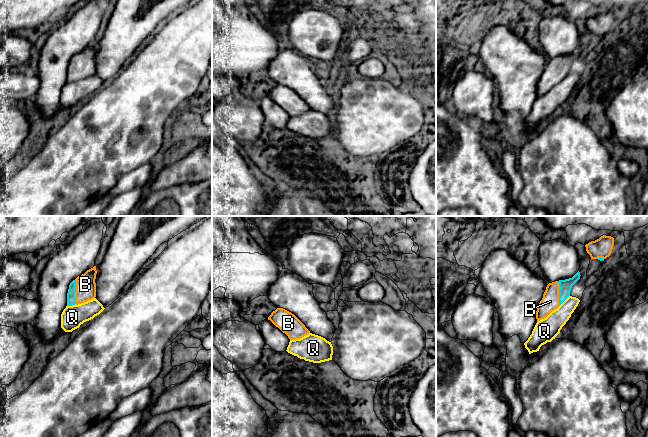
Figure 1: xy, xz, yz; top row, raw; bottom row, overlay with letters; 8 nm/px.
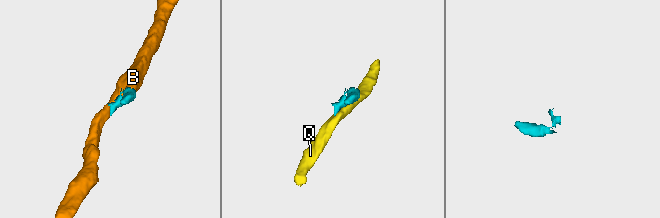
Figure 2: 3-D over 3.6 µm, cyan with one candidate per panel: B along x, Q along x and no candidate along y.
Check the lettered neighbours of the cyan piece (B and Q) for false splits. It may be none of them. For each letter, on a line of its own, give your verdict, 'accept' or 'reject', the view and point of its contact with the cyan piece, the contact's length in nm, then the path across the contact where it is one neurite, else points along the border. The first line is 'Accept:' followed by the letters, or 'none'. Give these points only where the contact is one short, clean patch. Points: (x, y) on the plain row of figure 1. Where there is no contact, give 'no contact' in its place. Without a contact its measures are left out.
Accept: B
B: accept; contact xy (75, 67); length 200 nm
Q: reject; contact yz (565, 75); length 120 nm; border yz (569, 71), (560, 81)

